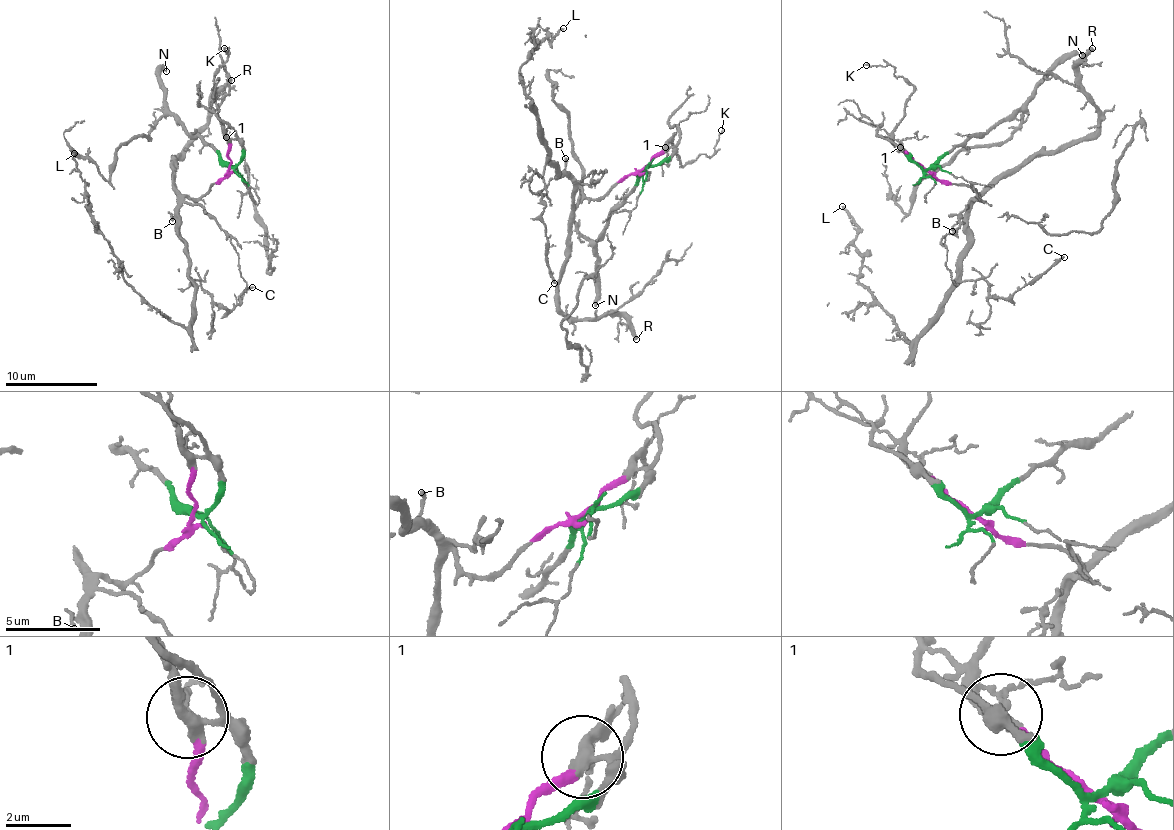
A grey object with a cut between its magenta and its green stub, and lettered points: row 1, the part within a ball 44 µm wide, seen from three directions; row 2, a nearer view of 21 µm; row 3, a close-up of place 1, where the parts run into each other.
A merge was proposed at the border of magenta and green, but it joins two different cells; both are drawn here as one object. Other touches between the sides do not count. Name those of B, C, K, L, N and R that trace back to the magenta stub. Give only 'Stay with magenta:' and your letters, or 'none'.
Stay with magenta: B, C, K, L, R

